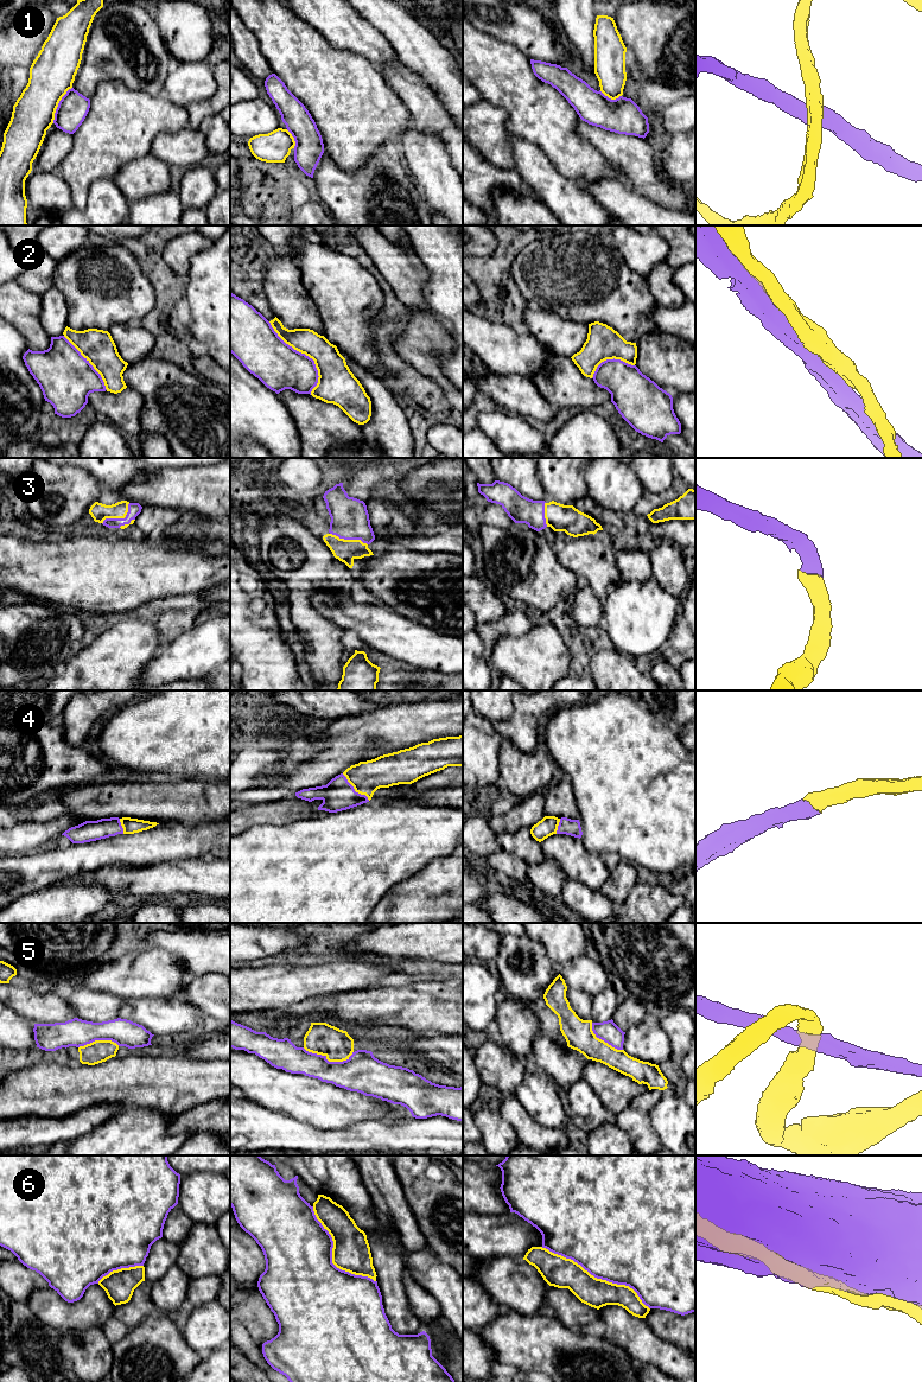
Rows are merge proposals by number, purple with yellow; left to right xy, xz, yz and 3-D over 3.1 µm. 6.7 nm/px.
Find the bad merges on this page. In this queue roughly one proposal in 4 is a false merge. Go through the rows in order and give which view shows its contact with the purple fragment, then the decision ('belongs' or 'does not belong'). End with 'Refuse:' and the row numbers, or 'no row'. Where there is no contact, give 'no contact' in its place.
1: meets purple in xy; does not belong
2: meets purple in xz; belongs
3: meets purple in xy; belongs
4: meets purple in xz; belongs
5: meets purple in xz; does not belong
6: meets purple in yz; does not belong
Refuse: 1, 5, 6

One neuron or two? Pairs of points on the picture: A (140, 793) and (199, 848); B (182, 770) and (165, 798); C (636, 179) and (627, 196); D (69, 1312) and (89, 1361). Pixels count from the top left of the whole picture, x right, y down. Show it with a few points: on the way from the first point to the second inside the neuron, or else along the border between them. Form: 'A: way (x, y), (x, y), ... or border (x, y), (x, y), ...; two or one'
A: border (159, 822), (180, 822), (186, 826), (199, 825); two
B: border (166, 778), (172, 781), (204, 781); two
C: border (622, 178), (635, 190), (655, 202); two
D: border (100, 1328), (65, 1330), (62, 1332); two

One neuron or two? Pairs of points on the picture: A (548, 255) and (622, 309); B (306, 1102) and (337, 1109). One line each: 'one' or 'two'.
A: one
B: one

